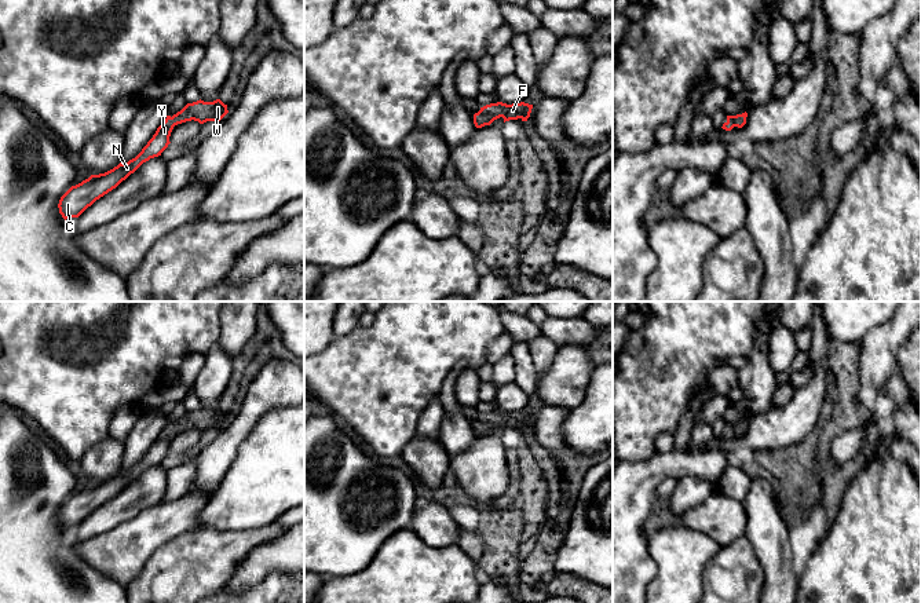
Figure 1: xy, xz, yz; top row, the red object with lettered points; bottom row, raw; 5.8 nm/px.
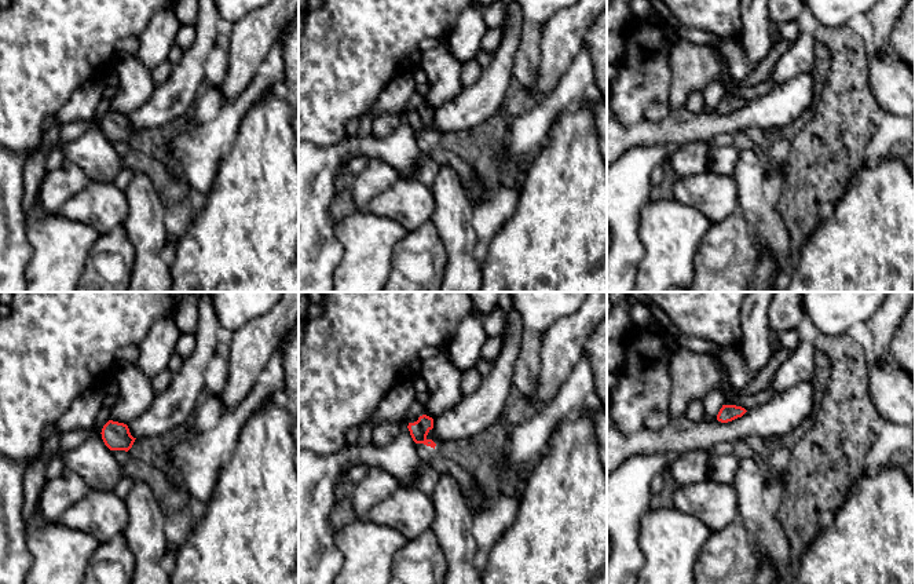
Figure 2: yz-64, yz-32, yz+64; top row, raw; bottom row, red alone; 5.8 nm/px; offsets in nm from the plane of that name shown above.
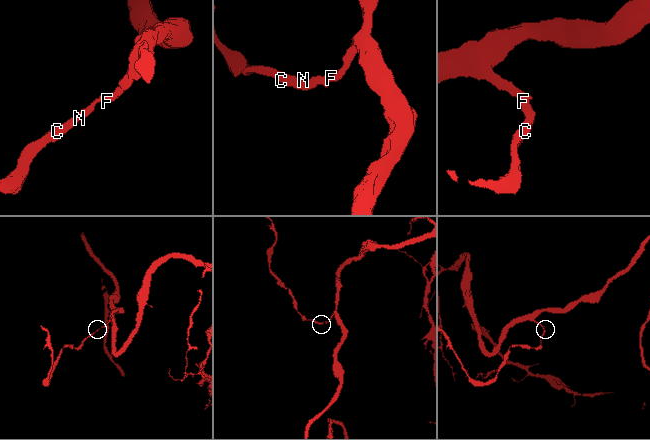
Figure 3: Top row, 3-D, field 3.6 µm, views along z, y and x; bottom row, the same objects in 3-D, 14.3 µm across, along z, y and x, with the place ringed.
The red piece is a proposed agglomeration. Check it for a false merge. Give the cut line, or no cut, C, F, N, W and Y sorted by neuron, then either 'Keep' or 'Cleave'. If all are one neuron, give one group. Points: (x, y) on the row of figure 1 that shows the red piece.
No split. Groups: C F N W Y. Keep

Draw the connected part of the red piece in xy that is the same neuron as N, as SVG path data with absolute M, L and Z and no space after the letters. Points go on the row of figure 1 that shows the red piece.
M200 99L187 103L172 117L167 116L165 121L157 128L153 138L135 158L129 160L127 164L120 162L105 173L91 175L81 183L72 186L59 200L59 213L65 220L78 218L96 200L116 189L123 180L134 173L143 162L161 156L171 143L169 136L175 125L191 120L198 121L200 124L207 121L219 123L227 113L227 105L220 99L213 102L204 102Z

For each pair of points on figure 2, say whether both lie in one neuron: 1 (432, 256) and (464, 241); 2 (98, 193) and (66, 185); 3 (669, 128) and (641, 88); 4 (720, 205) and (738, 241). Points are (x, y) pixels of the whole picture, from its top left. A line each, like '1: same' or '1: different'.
1: different
2: different
3: different
4: different

